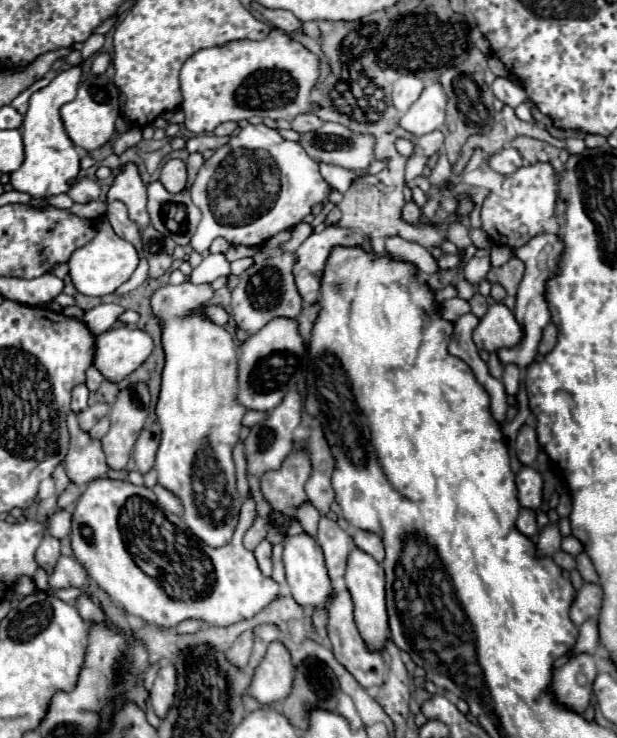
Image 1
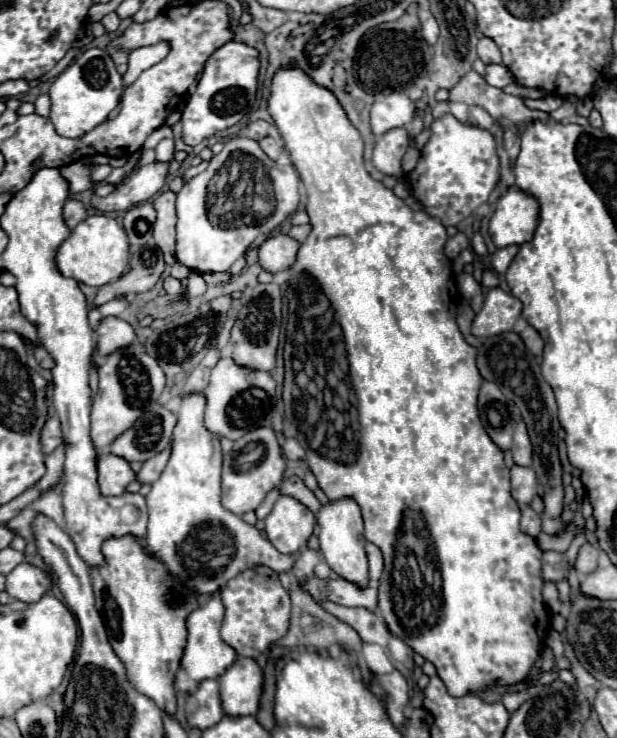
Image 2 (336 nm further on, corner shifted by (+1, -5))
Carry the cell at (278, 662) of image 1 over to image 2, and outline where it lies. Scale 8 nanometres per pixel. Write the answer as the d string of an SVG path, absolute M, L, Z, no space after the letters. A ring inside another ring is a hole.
M238 658L220 676L224 712L230 716L256 716L262 696L264 674L254 658Z

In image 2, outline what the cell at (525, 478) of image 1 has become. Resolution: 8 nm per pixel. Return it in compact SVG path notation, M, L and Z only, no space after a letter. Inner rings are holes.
M512 466L510 470L512 476L512 496L516 498L518 504L530 504L532 498L536 496L536 474L532 468L522 468L522 466Z

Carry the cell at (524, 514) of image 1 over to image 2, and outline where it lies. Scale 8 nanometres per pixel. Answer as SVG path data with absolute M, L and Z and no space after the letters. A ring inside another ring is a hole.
M530 506L522 510L522 520L520 520L520 530L532 538L540 534L540 514L536 514Z

